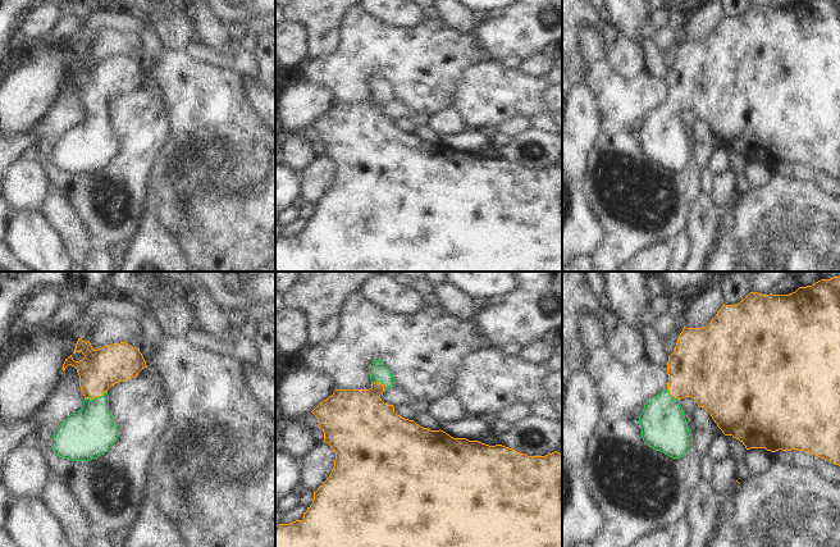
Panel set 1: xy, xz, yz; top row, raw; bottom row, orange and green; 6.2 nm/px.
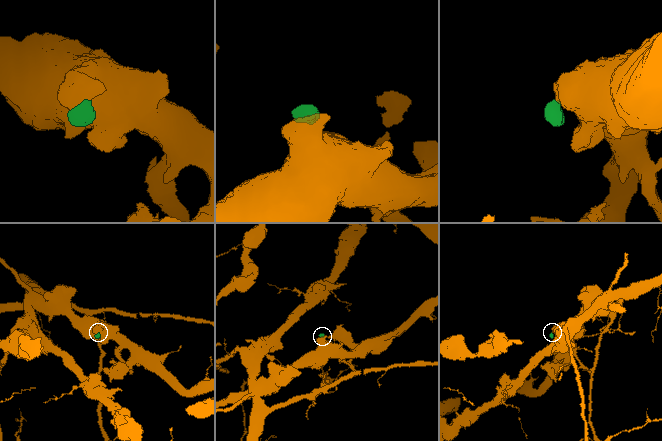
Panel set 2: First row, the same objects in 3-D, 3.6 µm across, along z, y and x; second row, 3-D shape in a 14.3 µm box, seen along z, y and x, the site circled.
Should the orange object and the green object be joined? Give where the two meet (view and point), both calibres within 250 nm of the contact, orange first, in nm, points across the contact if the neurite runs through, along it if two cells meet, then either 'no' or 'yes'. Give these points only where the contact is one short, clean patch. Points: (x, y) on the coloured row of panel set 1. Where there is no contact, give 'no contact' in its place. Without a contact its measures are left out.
contact xy (95, 396); calibres 240 and 320 nm; way xy (99, 369), (95, 378), (95, 396), (95, 416), (90, 432); yes

